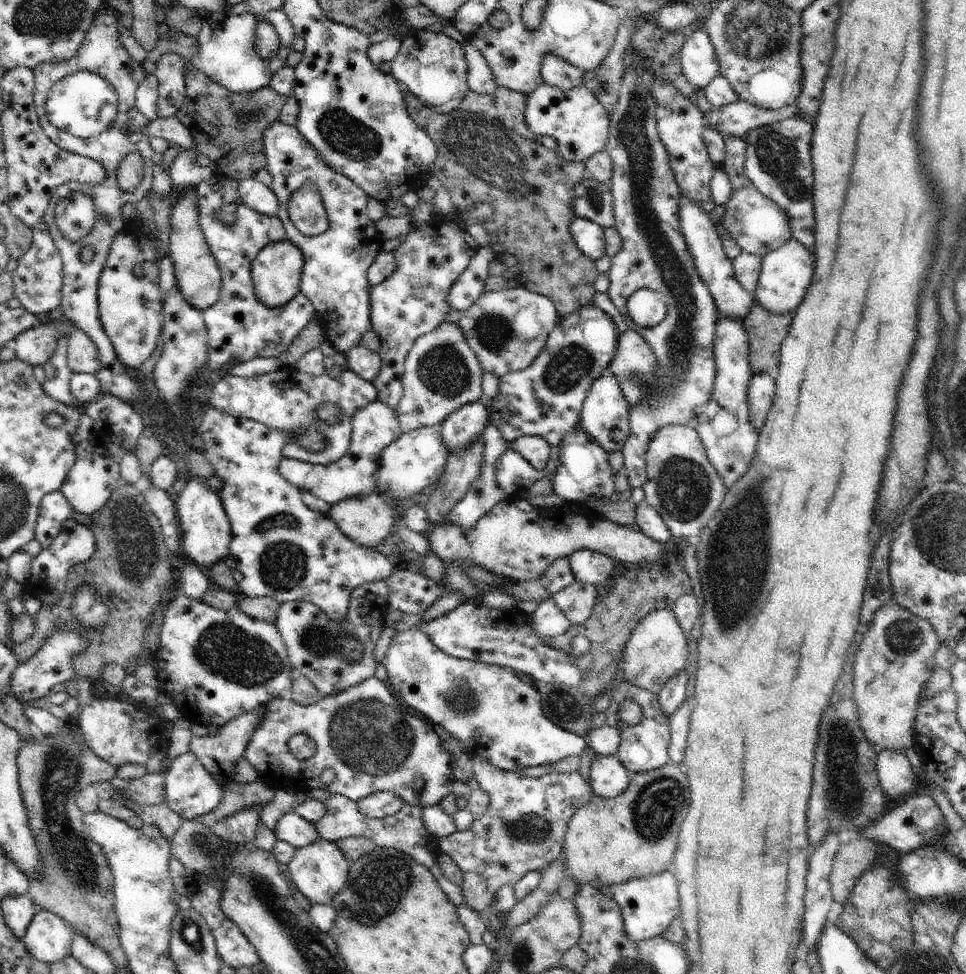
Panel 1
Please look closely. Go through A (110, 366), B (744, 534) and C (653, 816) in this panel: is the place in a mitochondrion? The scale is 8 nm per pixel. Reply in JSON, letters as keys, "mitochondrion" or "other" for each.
{"A":"other","B":"mitochondrion","C":"mitochondrion"}

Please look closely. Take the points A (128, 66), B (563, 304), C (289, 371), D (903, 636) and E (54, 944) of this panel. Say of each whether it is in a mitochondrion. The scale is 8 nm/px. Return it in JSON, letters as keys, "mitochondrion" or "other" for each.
{"A":"other","B":"other","C":"other","D":"mitochondrion","E":"other"}

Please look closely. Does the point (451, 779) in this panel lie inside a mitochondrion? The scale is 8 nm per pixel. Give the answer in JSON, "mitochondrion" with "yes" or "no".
{"mitochondrion":"no"}

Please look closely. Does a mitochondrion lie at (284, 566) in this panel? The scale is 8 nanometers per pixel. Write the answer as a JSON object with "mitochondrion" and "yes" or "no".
{"mitochondrion":"yes"}

